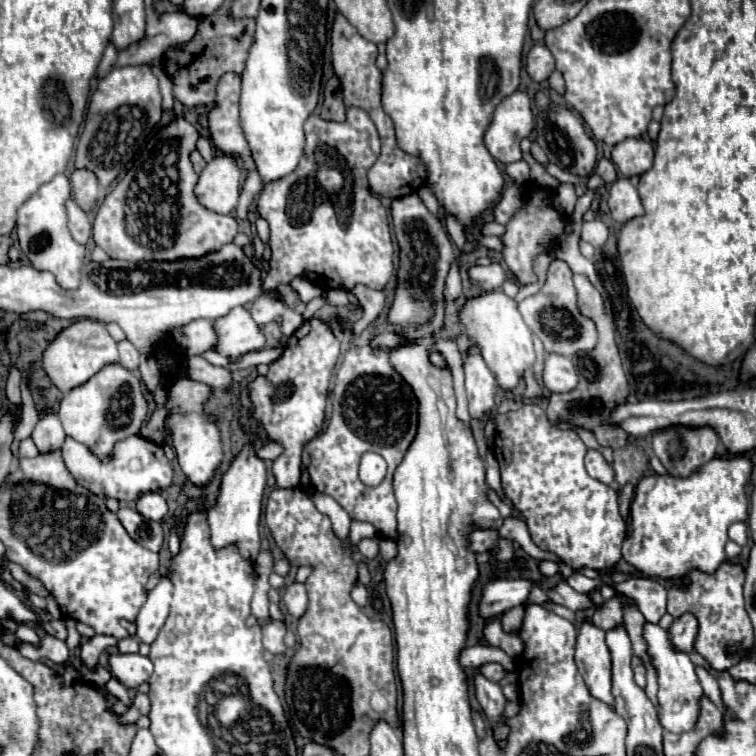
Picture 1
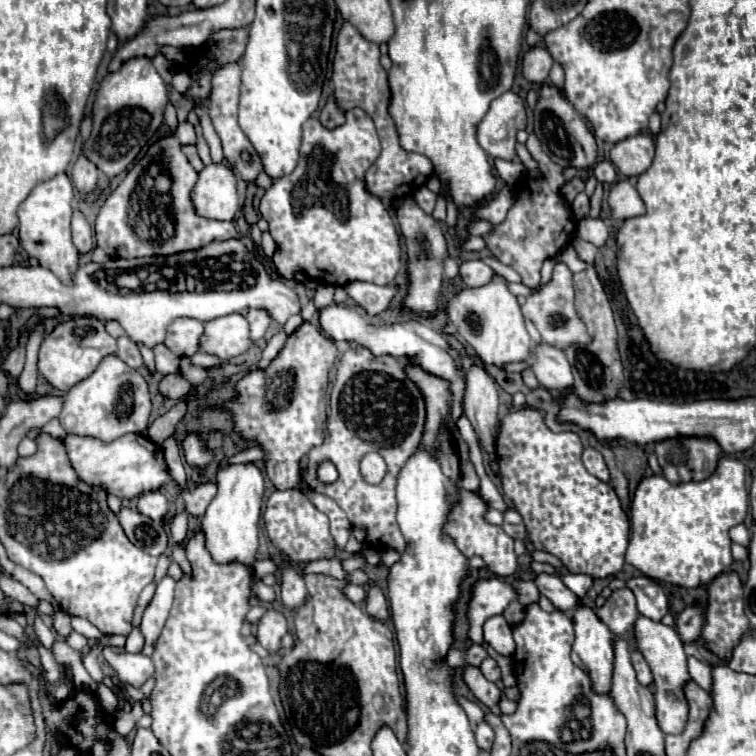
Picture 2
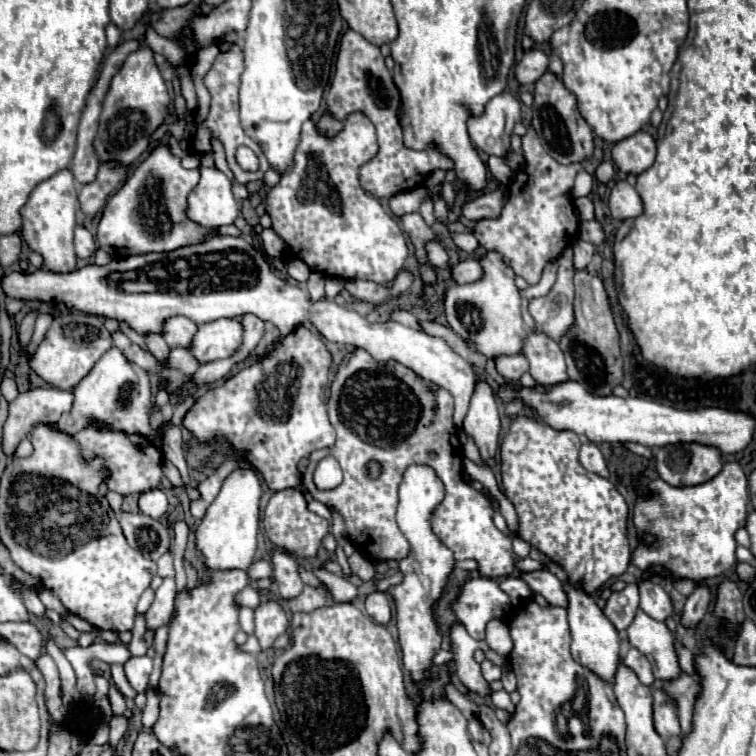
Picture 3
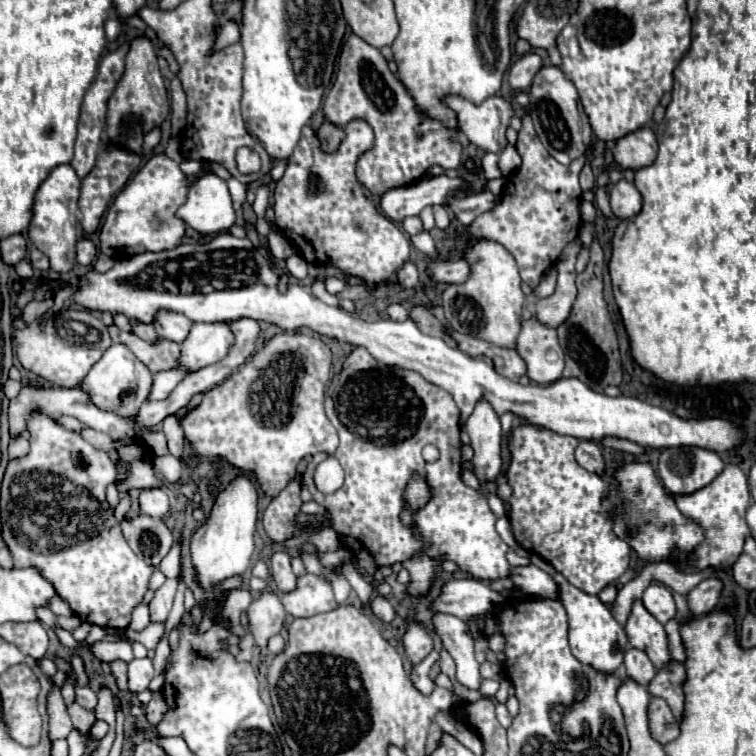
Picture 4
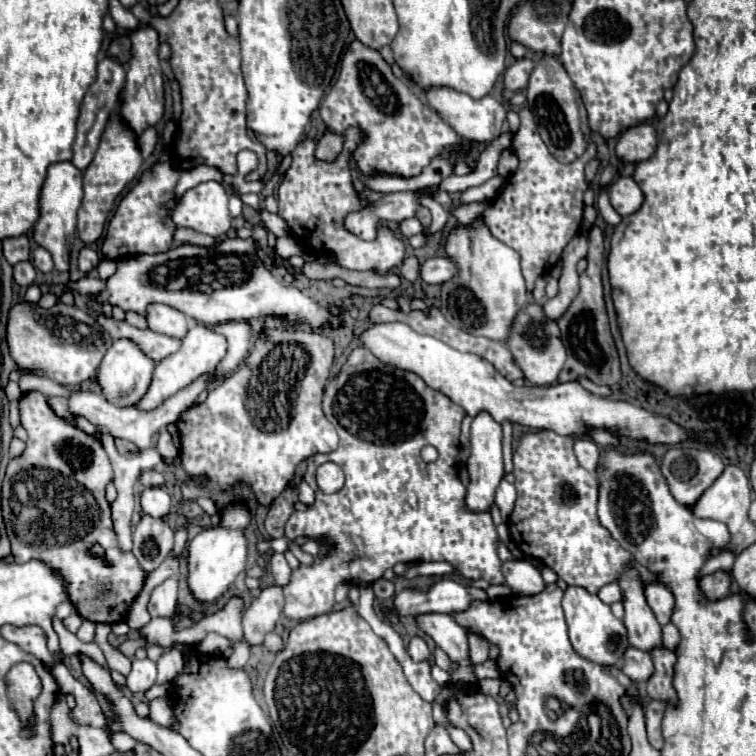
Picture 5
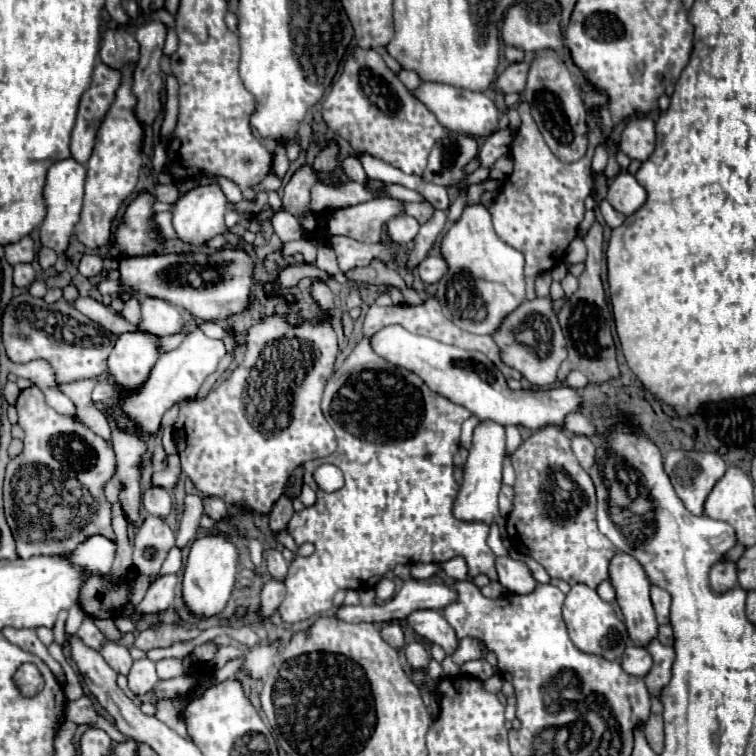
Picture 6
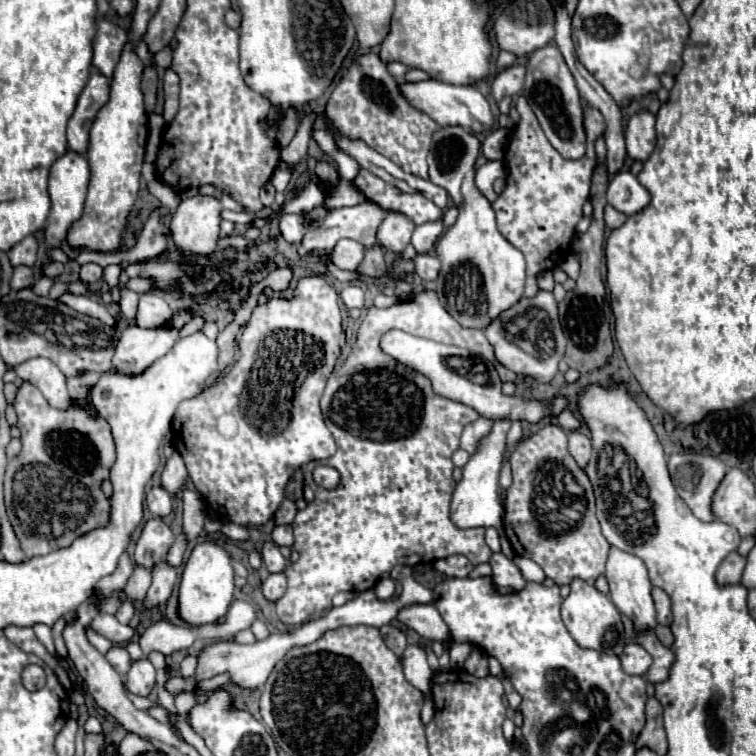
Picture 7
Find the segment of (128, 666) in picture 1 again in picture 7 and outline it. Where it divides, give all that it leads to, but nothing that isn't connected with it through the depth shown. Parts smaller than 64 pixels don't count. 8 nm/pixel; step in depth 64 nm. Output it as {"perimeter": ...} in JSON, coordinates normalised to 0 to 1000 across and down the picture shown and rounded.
{"perimeter":[[[190,870],[175,876],[172,889],[167,892],[167,910],[183,921],[196,921],[204,907],[206,907],[206,884],[198,878],[198,873]]]}

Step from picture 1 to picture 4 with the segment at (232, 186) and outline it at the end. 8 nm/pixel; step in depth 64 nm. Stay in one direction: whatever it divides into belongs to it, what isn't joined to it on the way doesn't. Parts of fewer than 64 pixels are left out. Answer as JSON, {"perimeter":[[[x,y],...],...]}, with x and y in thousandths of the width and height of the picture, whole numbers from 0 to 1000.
{"perimeter":[[[270,228],[251,249],[246,270],[235,275],[235,288],[267,310],[299,307],[312,291],[299,238]]]}

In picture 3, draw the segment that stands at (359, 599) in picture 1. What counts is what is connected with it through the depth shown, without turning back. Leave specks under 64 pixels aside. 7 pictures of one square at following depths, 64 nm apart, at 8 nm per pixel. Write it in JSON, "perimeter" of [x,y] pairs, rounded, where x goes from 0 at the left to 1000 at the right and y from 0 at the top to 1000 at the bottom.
{"perimeter":[[[415,751],[415,759],[439,780],[439,786],[447,796],[463,796],[474,788],[474,778],[466,775],[463,770],[458,770],[455,765],[450,765],[444,759],[437,759],[431,754],[423,754],[423,751]]]}

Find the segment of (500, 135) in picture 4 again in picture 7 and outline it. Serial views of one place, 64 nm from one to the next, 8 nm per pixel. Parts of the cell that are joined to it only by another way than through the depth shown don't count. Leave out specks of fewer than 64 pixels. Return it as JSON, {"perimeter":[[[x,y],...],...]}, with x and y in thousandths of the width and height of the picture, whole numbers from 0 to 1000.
{"perimeter":[[[558,106],[550,111],[532,111],[532,124],[548,138],[548,143],[558,143],[579,167],[611,167],[616,172],[624,169],[627,177],[643,175],[653,167],[653,153],[648,146],[648,135],[643,127],[638,127],[627,114],[601,114],[582,106]]]}

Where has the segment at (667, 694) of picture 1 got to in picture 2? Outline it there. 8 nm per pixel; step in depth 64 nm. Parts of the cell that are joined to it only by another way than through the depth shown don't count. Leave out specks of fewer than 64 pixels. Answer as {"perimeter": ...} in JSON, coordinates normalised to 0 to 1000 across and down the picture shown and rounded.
{"perimeter":[[[847,815],[839,825],[839,839],[844,847],[844,857],[849,868],[854,870],[862,894],[865,894],[865,907],[868,907],[868,950],[870,960],[878,971],[902,971],[907,963],[910,952],[910,926],[905,921],[905,907],[915,899],[910,889],[910,868],[905,862],[905,854],[886,828],[873,828],[876,823],[862,823]]]}

